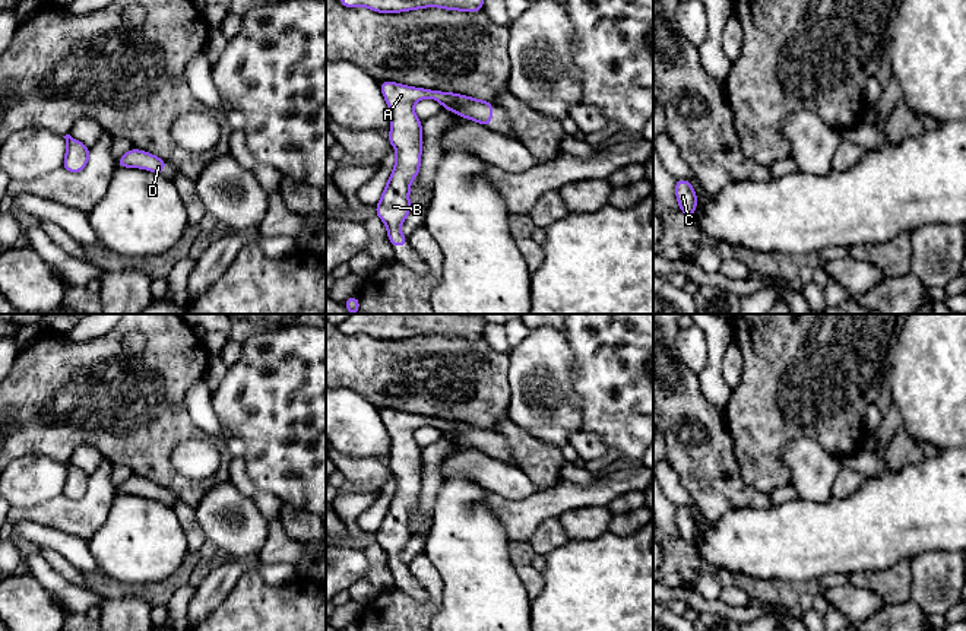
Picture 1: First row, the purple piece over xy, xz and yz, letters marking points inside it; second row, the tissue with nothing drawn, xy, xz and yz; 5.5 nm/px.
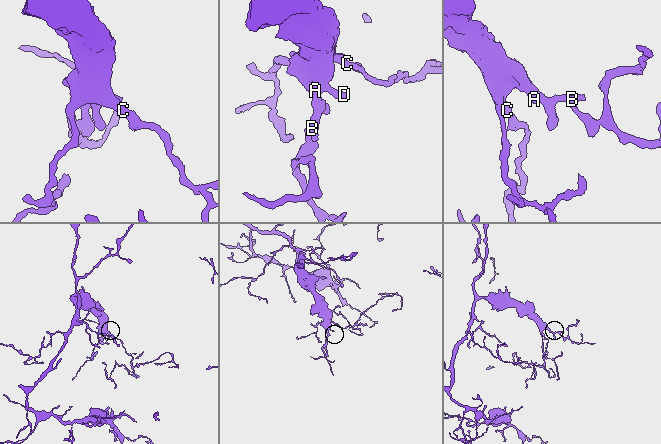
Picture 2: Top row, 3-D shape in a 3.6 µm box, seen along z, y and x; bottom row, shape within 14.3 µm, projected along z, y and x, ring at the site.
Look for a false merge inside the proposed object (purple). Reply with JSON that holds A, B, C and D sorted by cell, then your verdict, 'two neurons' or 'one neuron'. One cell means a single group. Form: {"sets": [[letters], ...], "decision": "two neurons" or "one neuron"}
{"sets": [["A", "B", "C", "D"]], "decision": "one neuron"}

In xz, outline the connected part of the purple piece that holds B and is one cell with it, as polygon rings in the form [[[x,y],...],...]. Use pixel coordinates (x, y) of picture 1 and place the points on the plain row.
[[[389,408],[379,412],[390,435],[392,454],[387,464],[396,476],[396,489],[376,533],[376,542],[386,551],[390,571],[402,574],[408,571],[408,565],[400,561],[400,552],[412,536],[409,517],[419,500],[422,479],[422,448],[414,440],[415,429],[424,425],[436,427],[444,437],[487,454],[491,453],[494,431],[460,421],[412,415]]]

